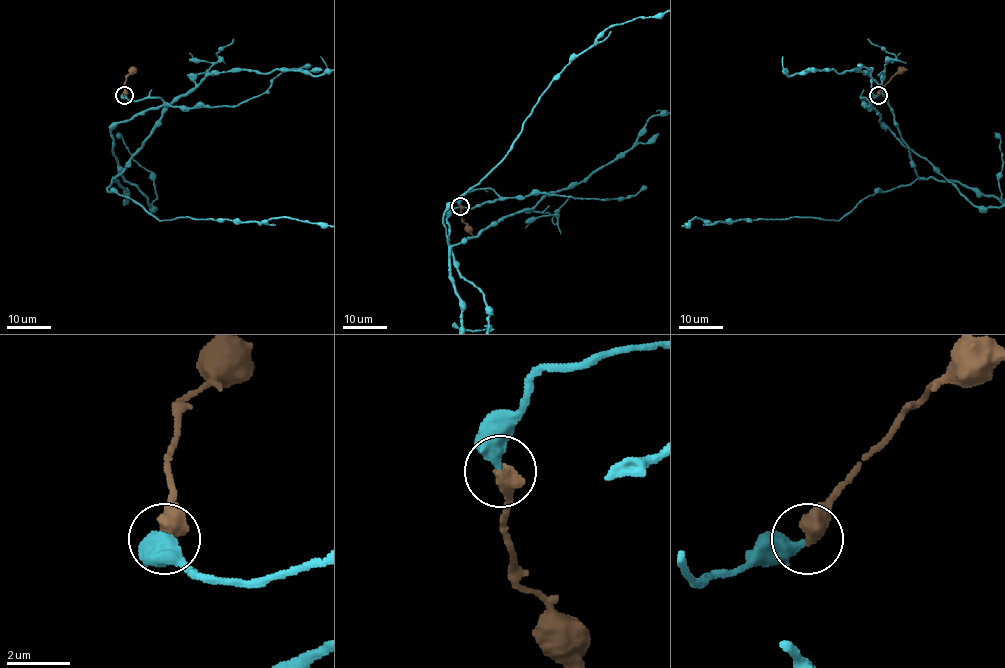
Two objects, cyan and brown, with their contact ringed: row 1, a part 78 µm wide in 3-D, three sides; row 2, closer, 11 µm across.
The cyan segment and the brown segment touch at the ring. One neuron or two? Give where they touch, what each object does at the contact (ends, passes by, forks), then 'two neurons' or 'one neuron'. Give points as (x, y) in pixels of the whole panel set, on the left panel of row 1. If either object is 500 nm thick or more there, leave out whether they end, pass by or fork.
(124, 95) | one neuron

